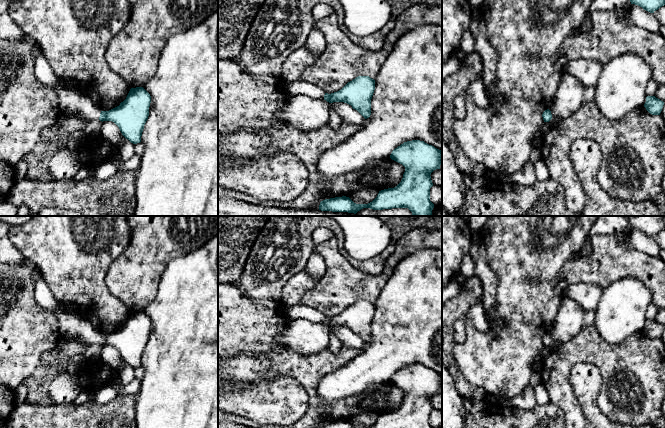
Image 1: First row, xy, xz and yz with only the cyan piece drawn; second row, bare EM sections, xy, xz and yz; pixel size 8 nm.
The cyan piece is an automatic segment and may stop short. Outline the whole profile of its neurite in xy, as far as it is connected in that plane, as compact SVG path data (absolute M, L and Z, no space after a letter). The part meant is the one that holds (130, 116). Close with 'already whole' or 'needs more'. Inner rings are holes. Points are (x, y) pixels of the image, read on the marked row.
M38 54L35 58L34 72L41 84L56 91L63 114L76 114L88 120L112 121L131 143L141 142L151 103L151 96L143 87L131 88L126 99L119 106L109 111L101 111L78 88L66 87L42 54Z | needs more

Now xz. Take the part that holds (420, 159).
M412 140L395 148L390 158L405 167L403 178L396 187L379 191L377 197L368 204L356 204L346 196L325 199L320 202L319 210L356 214L363 208L373 210L408 208L412 212L412 216L431 216L434 204L430 201L430 188L433 186L430 175L434 170L440 169L441 150L424 141Z | already whole

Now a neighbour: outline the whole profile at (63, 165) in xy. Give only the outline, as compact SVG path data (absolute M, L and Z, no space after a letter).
M65 147L57 150L48 158L45 177L51 180L73 180L80 167L77 153Z

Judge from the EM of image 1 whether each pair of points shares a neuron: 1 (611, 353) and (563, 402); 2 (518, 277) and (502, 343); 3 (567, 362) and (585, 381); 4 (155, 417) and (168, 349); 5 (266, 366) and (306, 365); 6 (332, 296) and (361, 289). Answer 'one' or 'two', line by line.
1: one
2: one
3: two
4: one
5: one
6: one

